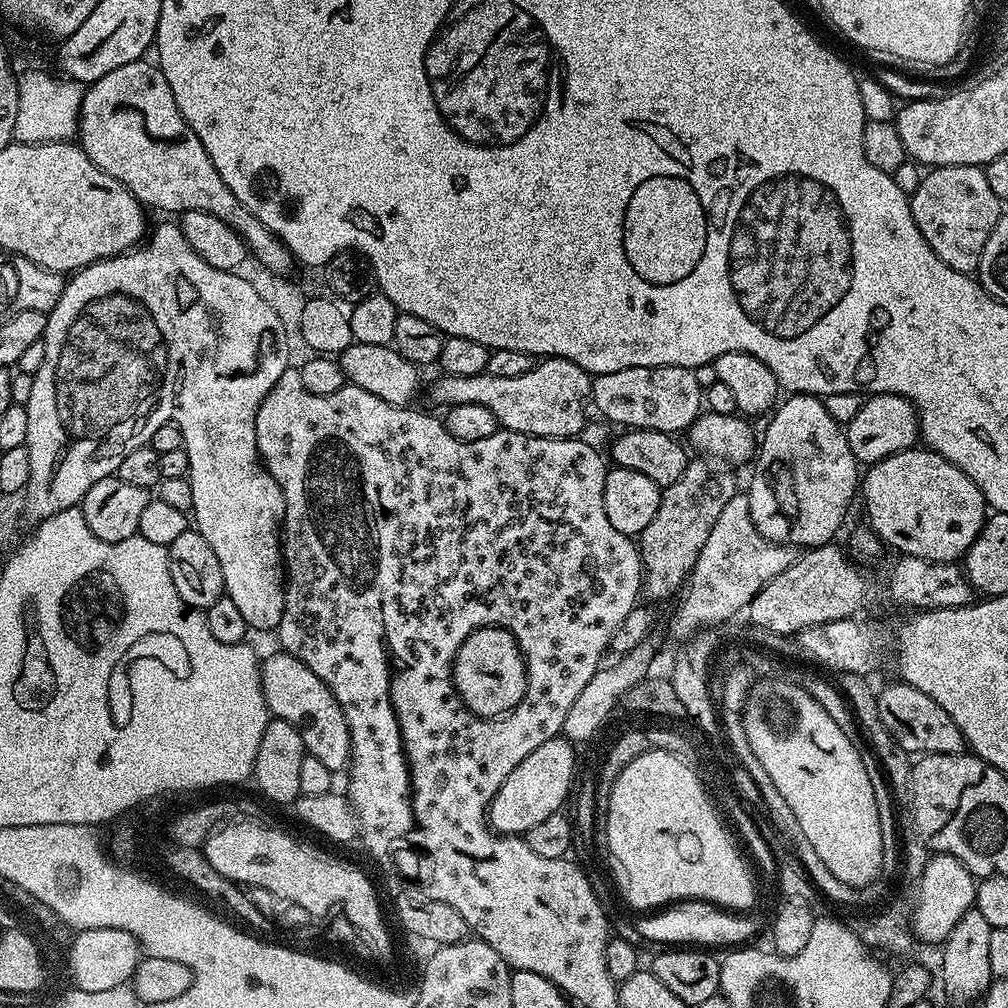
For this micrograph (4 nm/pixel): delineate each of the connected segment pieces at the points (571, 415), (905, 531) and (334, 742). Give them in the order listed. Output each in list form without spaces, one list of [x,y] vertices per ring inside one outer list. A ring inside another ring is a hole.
[[[549,356],[541,359],[519,378],[494,378],[489,372],[474,378],[454,378],[443,374],[437,377],[428,388],[428,396],[434,403],[451,406],[475,402],[477,406],[486,406],[505,432],[558,440],[576,438],[585,431],[584,404],[586,408],[592,394],[592,376],[582,370],[582,366],[566,358]]]
[[[924,446],[907,448],[905,452],[899,452],[890,458],[880,460],[877,464],[871,465],[871,467],[863,473],[862,483],[858,492],[862,497],[862,500],[864,496],[864,512],[868,515],[868,520],[866,520],[867,527],[871,528],[887,547],[889,544],[890,547],[897,548],[897,553],[906,556],[917,556],[923,560],[933,560],[934,562],[942,562],[943,564],[951,564],[959,561],[968,553],[970,546],[978,538],[978,534],[982,530],[982,526],[986,519],[986,505],[984,503],[982,490],[978,490],[976,483],[970,478],[966,478],[966,474],[962,474],[962,470],[958,470],[958,466],[954,466],[949,460],[942,458],[938,453],[929,450]]]
[[[275,651],[260,660],[260,685],[269,713],[275,719],[290,722],[290,726],[302,734],[307,755],[320,759],[334,774],[343,773],[350,764],[352,743],[342,706],[310,666],[289,652]]]

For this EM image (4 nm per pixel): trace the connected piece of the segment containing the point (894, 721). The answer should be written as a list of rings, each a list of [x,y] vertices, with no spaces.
[[[903,682],[895,683],[886,685],[884,689],[881,687],[876,693],[876,701],[882,726],[886,726],[886,730],[902,746],[902,750],[926,756],[963,753],[966,748],[964,735],[962,730],[958,730],[954,718],[950,718],[950,714],[946,714],[946,710],[942,710],[942,706],[934,702],[934,698],[922,694],[922,690]]]

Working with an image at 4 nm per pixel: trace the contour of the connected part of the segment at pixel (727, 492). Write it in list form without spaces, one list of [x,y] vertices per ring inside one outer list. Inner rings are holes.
[[[692,458],[686,470],[682,470],[682,478],[663,489],[658,514],[654,514],[650,526],[646,526],[638,537],[645,601],[664,600],[679,584],[681,587],[687,581],[698,554],[702,554],[702,546],[706,546],[706,538],[710,538],[710,530],[714,530],[718,514],[722,514],[722,506],[737,495],[736,480],[728,472],[731,472],[729,465],[723,462]]]

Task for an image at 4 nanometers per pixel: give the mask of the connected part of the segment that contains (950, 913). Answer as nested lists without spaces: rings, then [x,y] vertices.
[[[936,854],[929,859],[925,869],[922,870],[922,878],[918,882],[915,889],[916,905],[911,909],[911,930],[912,935],[917,941],[920,940],[924,944],[943,945],[945,938],[950,934],[950,930],[954,930],[954,926],[958,926],[958,918],[962,918],[962,914],[966,914],[972,909],[976,902],[976,885],[977,877],[970,874],[970,870],[966,870],[966,866],[962,866],[962,862],[958,862],[958,858]]]

